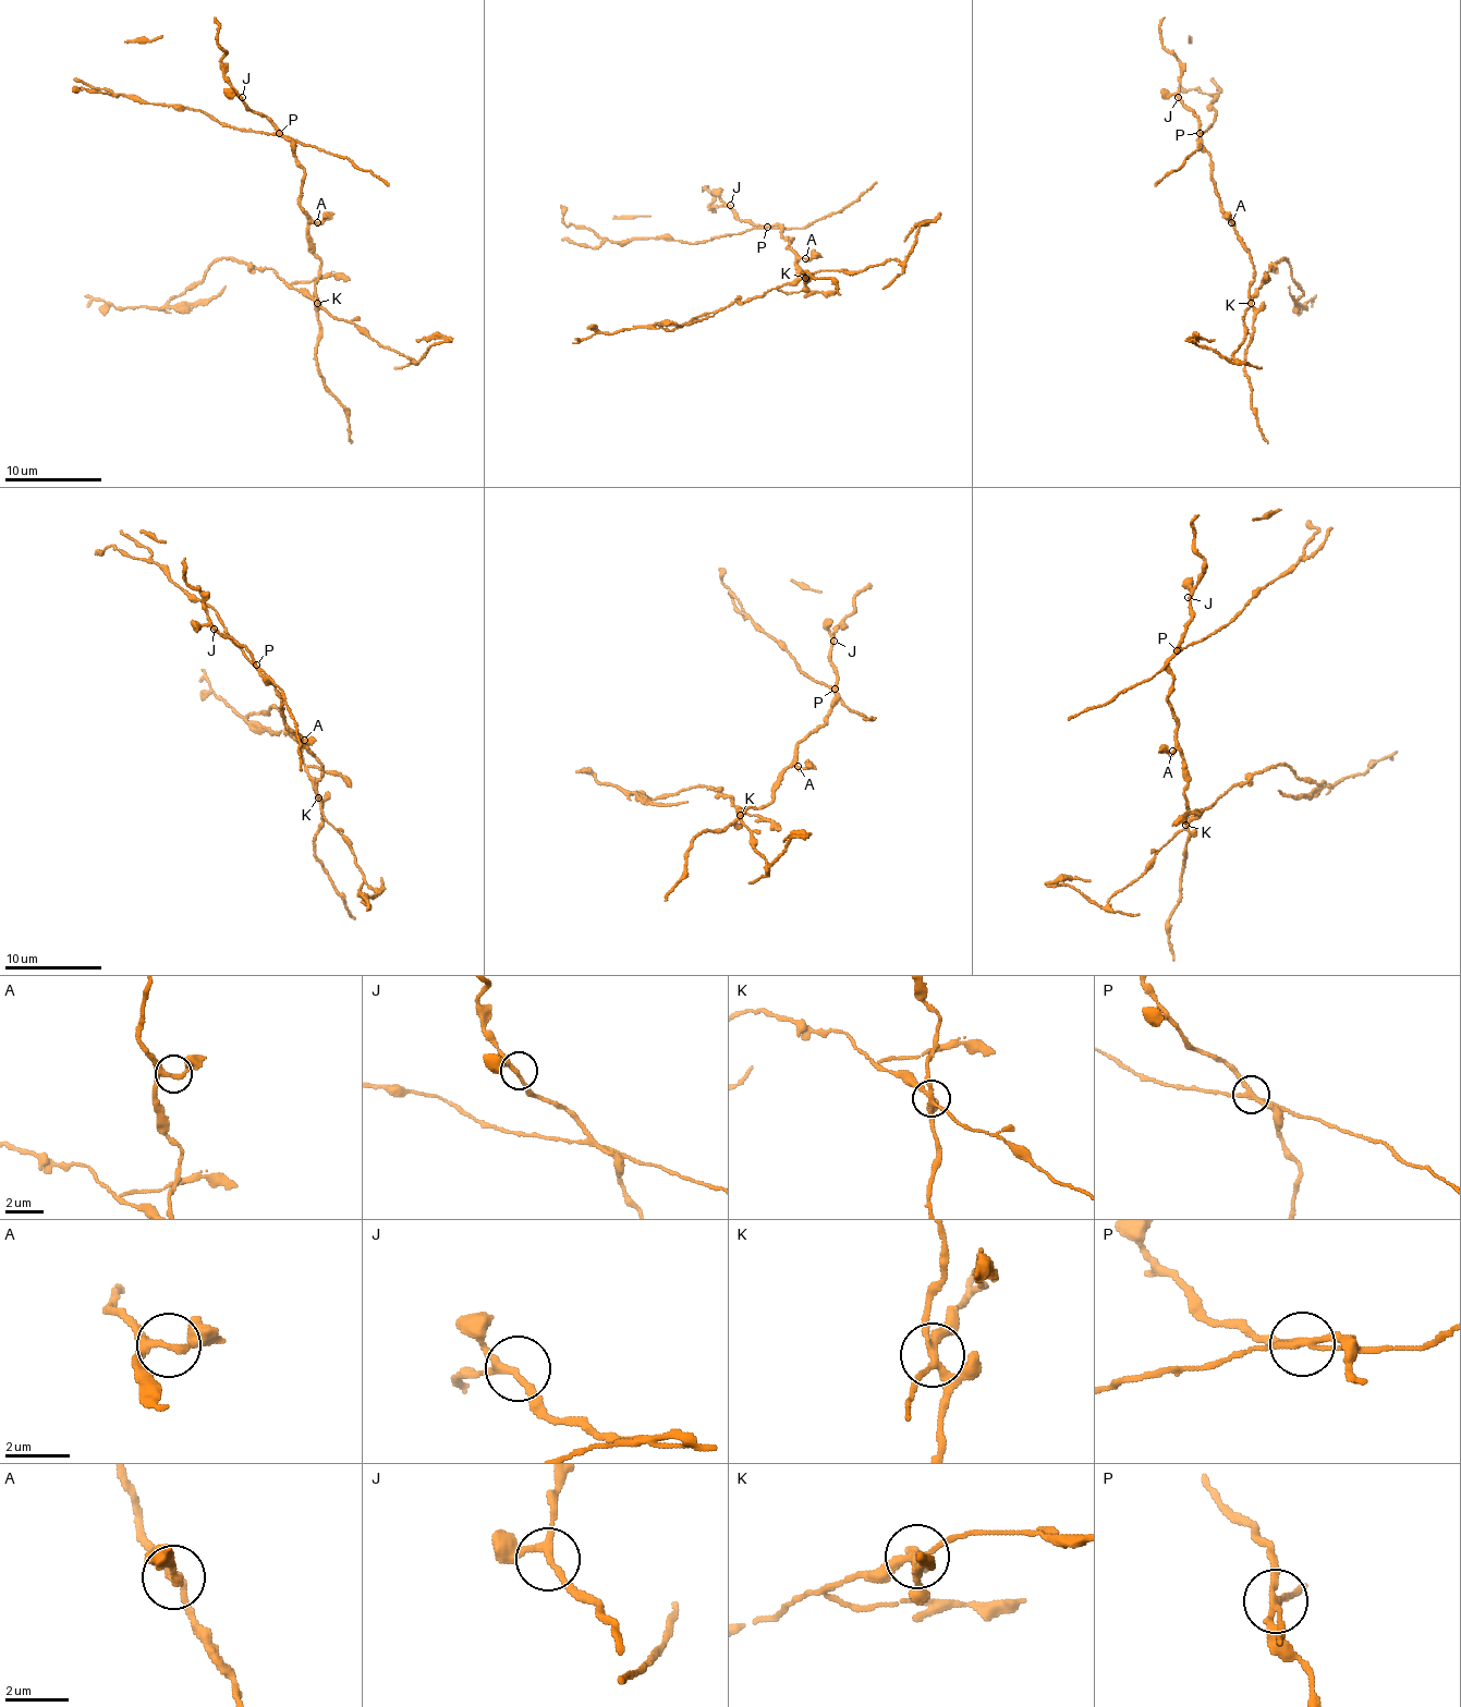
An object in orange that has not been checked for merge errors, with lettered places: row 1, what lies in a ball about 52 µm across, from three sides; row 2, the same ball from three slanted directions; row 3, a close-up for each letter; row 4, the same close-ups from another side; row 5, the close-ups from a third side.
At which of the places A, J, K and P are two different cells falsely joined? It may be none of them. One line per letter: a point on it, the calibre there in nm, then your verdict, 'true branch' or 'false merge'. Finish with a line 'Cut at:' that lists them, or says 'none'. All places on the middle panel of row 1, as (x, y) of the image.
A: at (805, 258); 220 nm thick; true branch
J: at (730, 205); 180 nm thick; true branch
K: at (805, 278); 240 nm thick; false merge
P: at (767, 227); 200 nm thick; false merge
Cut at: K, P

